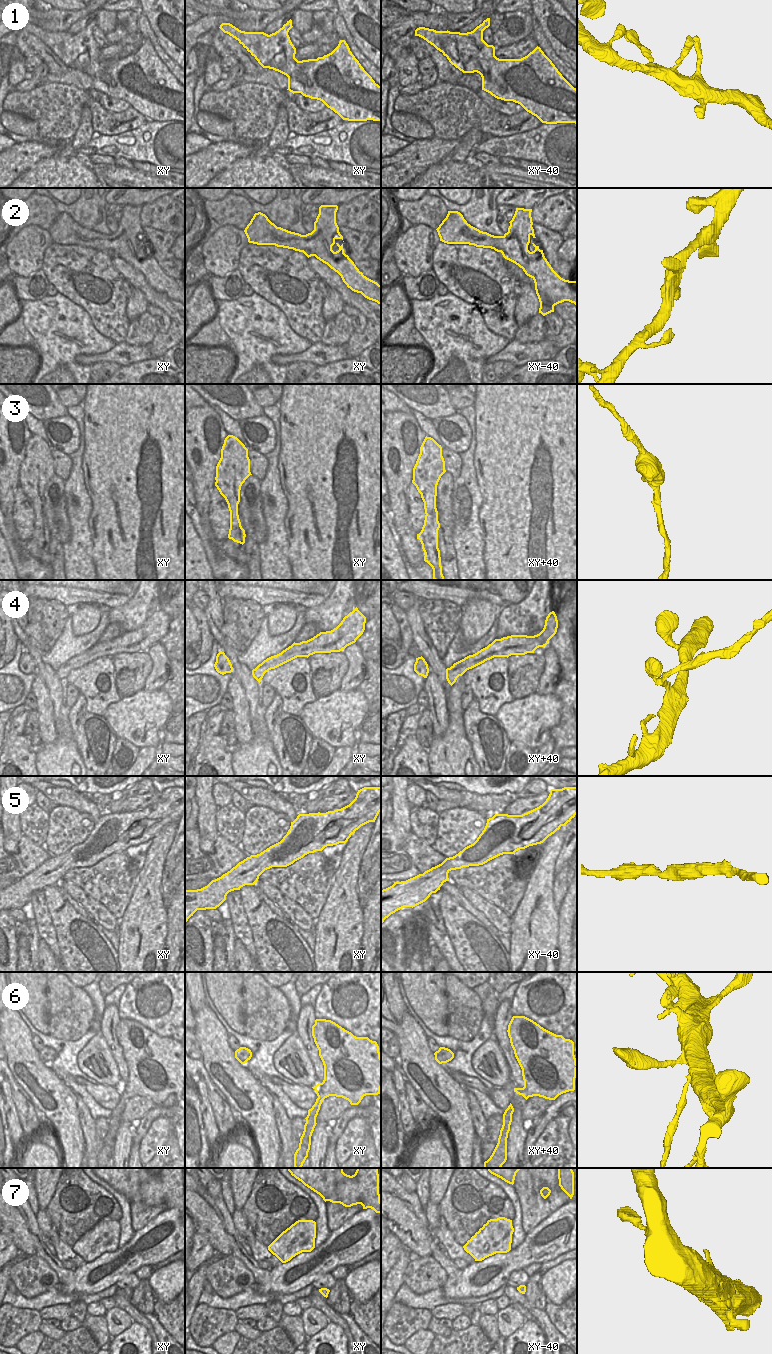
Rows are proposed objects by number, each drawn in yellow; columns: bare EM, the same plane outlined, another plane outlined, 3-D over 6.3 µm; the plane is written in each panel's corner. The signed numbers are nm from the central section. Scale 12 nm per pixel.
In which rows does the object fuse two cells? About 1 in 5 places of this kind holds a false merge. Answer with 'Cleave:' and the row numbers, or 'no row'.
Cleave: 4, 6

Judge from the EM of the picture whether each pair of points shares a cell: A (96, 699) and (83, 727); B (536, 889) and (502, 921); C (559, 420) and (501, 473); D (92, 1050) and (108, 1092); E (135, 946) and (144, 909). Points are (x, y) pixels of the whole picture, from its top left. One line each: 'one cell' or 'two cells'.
A: two cells
B: two cells
C: one cell
D: two cells
E: one cell

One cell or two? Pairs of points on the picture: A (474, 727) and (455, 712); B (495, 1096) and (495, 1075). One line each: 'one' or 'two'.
A: two
B: two

